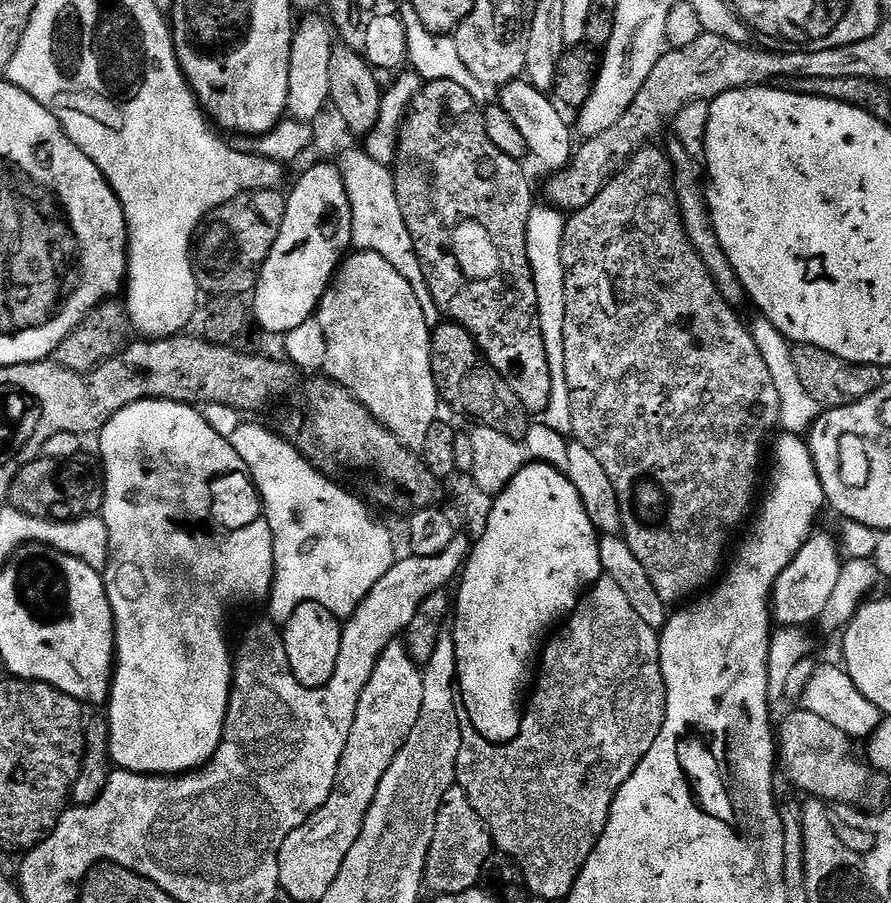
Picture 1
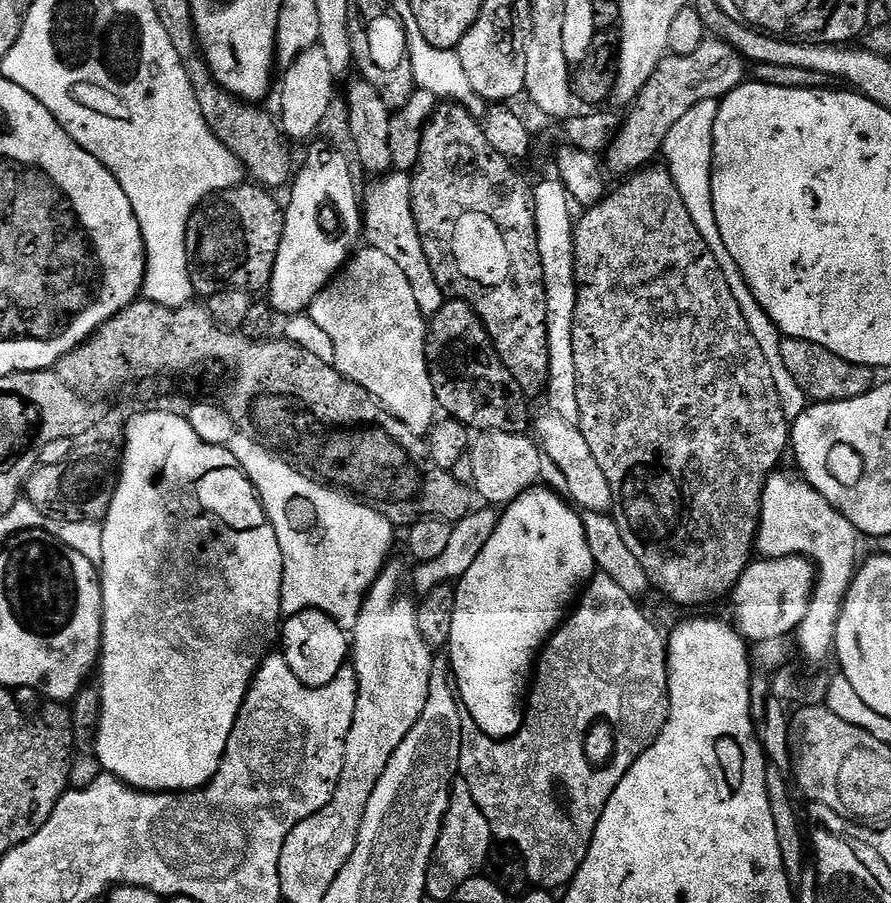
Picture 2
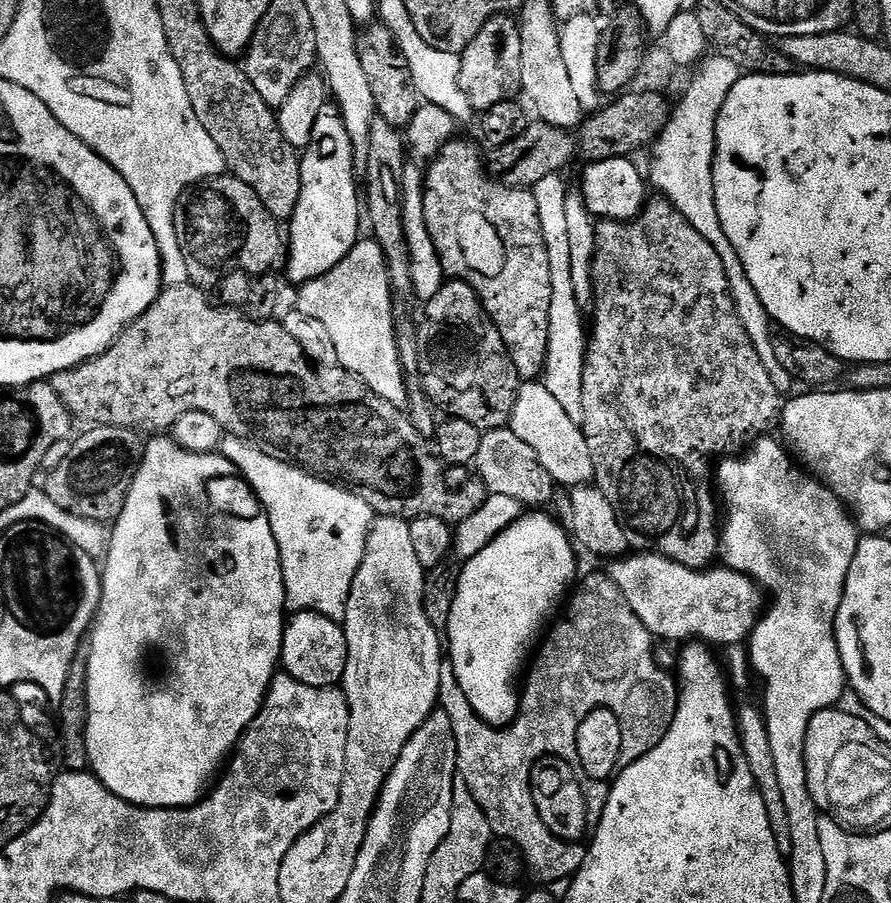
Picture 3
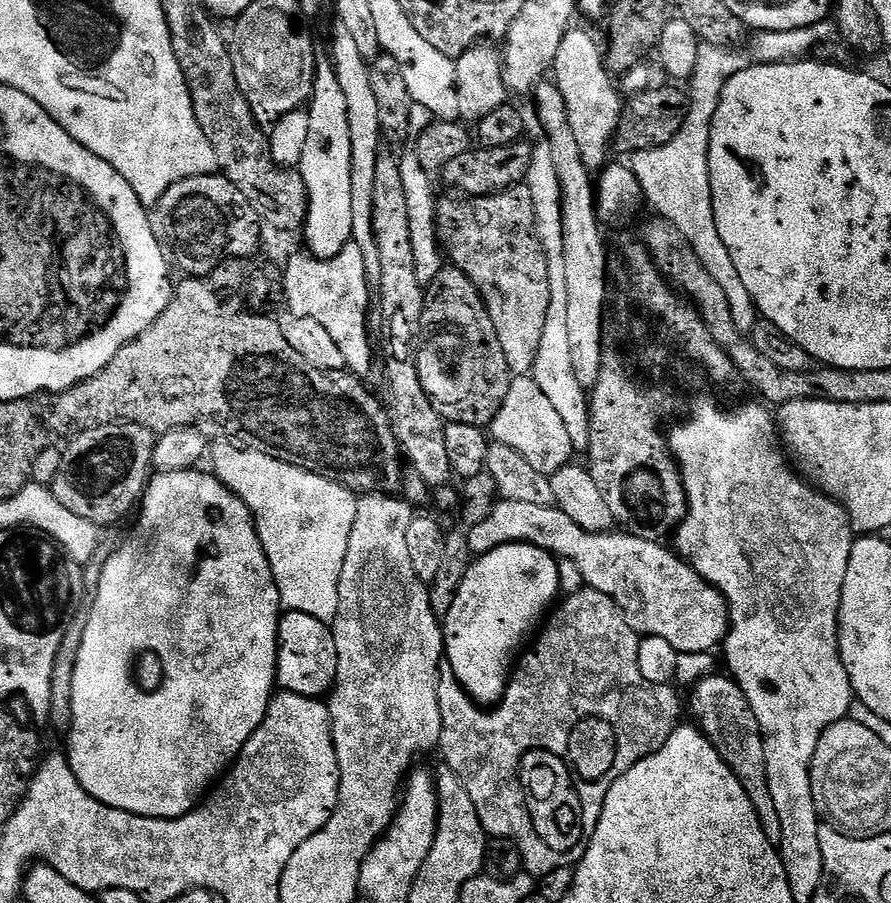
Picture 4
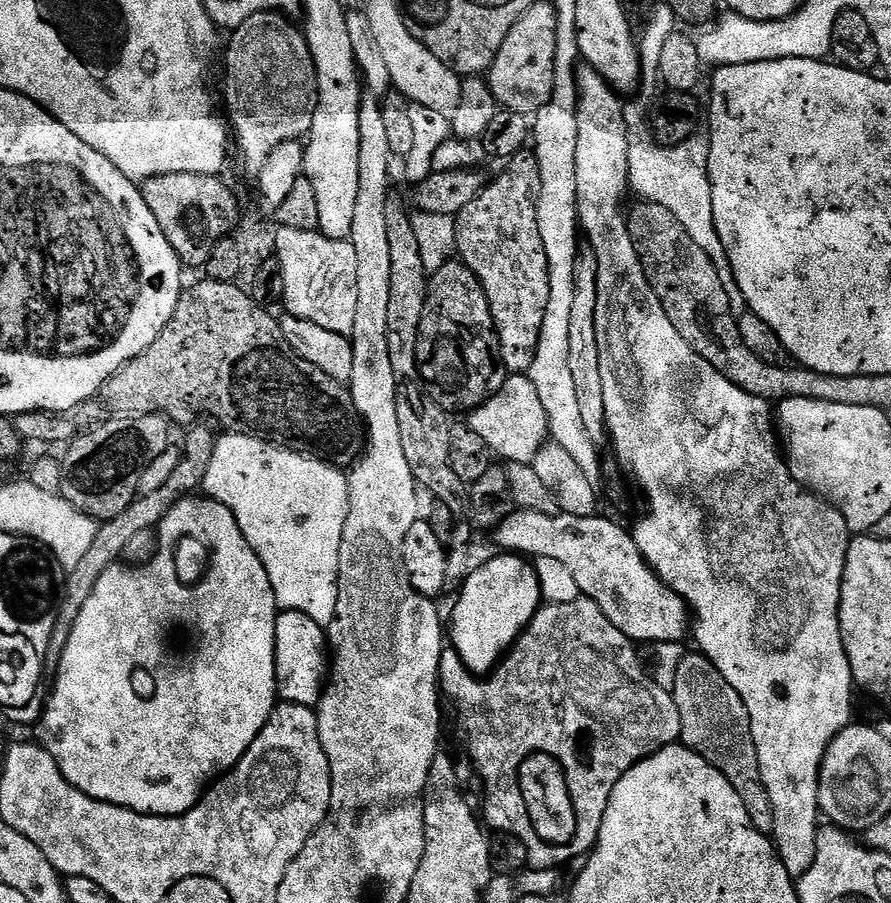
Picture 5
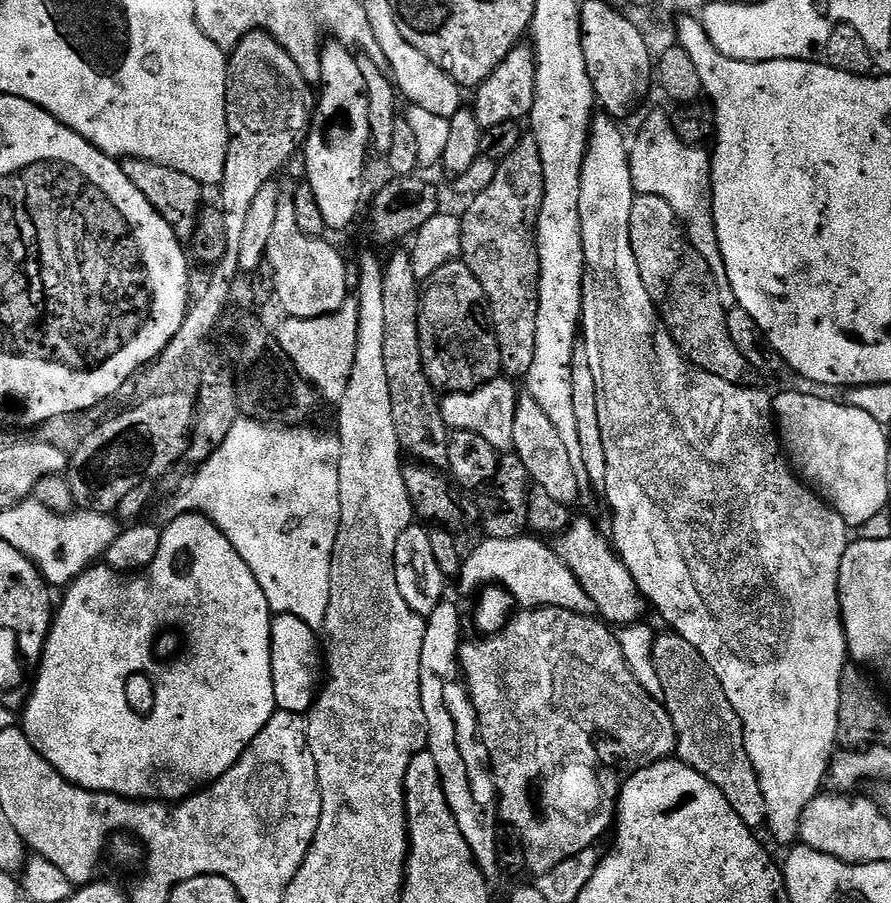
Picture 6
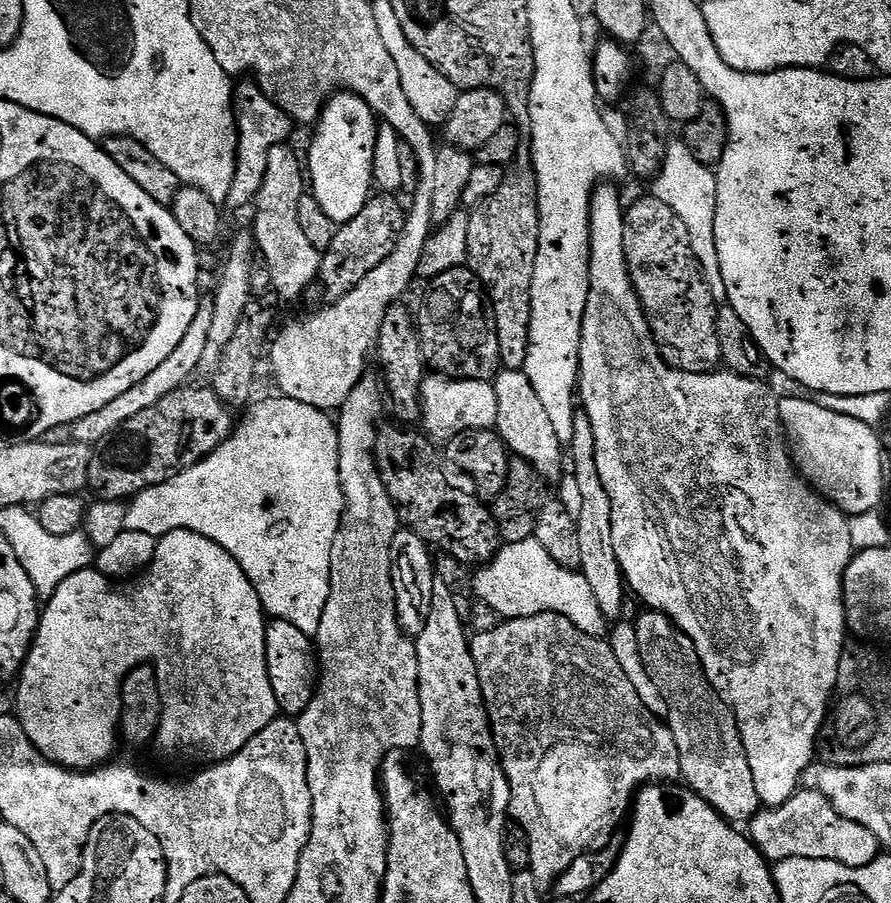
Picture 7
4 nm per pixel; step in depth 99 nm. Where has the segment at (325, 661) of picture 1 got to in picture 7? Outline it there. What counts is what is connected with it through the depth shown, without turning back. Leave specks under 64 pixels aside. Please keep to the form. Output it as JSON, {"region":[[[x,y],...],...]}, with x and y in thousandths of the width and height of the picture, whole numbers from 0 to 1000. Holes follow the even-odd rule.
{"region":[[[320,687],[300,688],[299,702],[299,742],[303,746],[303,760],[308,764],[311,785],[320,794],[336,795],[348,782],[357,756],[357,719],[351,705],[339,702],[334,693]]]}

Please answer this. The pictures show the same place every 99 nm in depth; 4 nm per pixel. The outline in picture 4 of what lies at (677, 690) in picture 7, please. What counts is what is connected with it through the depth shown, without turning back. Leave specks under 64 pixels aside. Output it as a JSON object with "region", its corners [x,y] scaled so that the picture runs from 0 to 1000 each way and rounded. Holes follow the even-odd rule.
{"region":[[[808,748],[791,749],[776,763],[777,788],[782,797],[780,801],[806,831],[815,848],[824,853],[842,888],[846,888],[846,897],[855,910],[855,919],[860,919],[860,928],[864,928],[864,932],[873,937],[878,932],[878,910],[873,910],[873,896],[869,893],[869,884],[864,884],[864,866],[860,862],[860,831],[851,795],[846,795],[846,786],[837,769],[820,748]]]}

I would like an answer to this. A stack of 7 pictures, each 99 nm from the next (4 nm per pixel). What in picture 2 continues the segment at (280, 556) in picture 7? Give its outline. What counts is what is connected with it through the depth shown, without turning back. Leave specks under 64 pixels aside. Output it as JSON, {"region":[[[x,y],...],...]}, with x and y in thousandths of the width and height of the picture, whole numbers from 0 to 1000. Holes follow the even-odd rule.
{"region":[[[277,481],[262,483],[254,494],[263,503],[263,507],[267,507],[270,520],[286,538],[292,555],[296,557],[301,577],[308,583],[308,591],[312,591],[312,605],[319,619],[315,683],[322,684],[341,678],[345,673],[355,673],[358,678],[365,678],[373,687],[379,688],[383,695],[395,697],[414,651],[426,638],[432,625],[437,623],[435,609],[440,605],[442,581],[412,557],[342,525],[322,508],[295,496],[291,487]]]}

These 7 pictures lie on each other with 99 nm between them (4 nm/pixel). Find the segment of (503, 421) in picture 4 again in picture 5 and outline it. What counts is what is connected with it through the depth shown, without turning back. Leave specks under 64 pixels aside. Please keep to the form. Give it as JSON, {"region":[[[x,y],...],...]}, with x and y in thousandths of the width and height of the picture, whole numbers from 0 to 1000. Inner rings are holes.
{"region":[[[588,414],[571,415],[563,429],[545,446],[529,453],[523,468],[532,476],[532,481],[544,487],[545,494],[560,508],[561,505],[566,508],[562,511],[570,514],[596,514],[604,498],[616,486],[613,454],[608,454],[599,423]]]}

